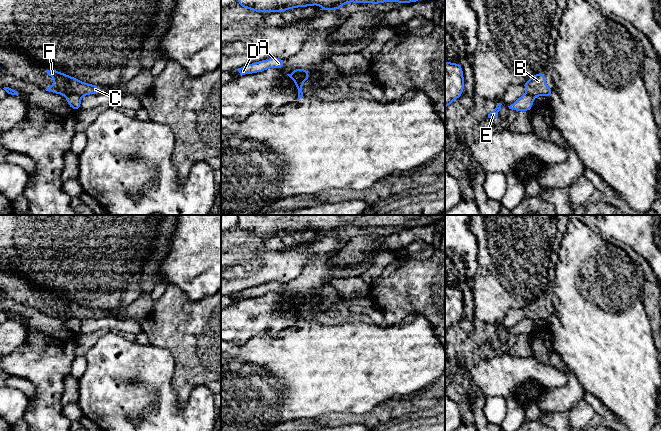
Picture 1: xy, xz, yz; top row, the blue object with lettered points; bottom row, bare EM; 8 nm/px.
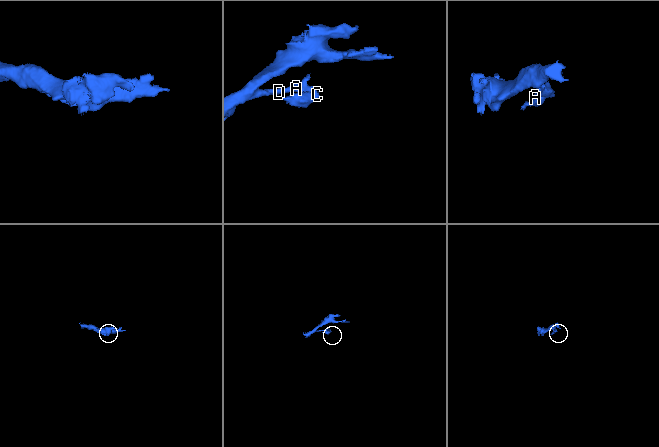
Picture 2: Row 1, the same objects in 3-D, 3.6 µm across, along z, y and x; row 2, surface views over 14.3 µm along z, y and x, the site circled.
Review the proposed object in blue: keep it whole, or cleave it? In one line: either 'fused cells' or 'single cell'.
fused cells

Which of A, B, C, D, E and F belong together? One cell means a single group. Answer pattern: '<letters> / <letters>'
A D E / B C F

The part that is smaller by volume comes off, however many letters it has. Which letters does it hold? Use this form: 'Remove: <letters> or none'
Remove: B, C, F

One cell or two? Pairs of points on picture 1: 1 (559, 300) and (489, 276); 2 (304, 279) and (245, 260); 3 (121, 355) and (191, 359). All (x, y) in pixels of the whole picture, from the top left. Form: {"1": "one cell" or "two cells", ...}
{"1": "two cells", "2": "two cells", "3": "two cells"}

